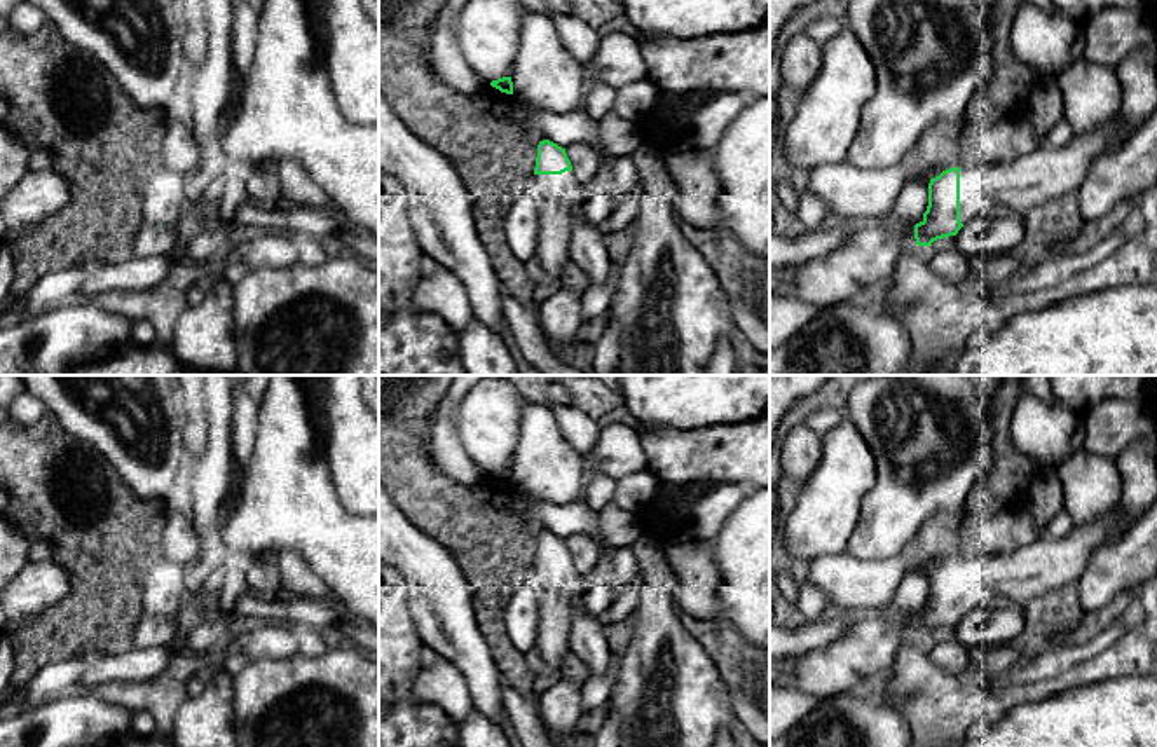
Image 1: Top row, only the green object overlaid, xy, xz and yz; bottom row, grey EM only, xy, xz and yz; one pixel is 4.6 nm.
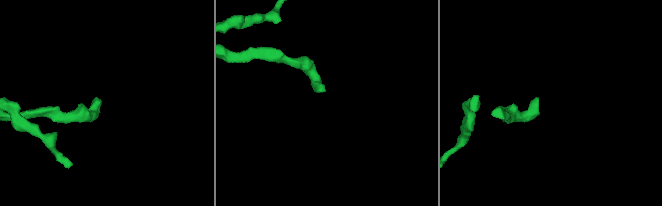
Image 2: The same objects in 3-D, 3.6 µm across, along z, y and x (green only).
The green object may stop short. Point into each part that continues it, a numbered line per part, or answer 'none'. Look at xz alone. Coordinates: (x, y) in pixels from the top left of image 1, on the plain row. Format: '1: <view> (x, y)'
1: xz (557, 587)

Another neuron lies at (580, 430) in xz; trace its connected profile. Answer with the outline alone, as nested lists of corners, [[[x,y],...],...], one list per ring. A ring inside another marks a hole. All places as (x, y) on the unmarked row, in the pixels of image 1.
[[[572,403],[571,405],[557,405],[551,407],[553,415],[558,422],[558,428],[564,438],[579,452],[588,454],[593,450],[600,426],[599,421],[590,417],[588,414],[578,410]]]

